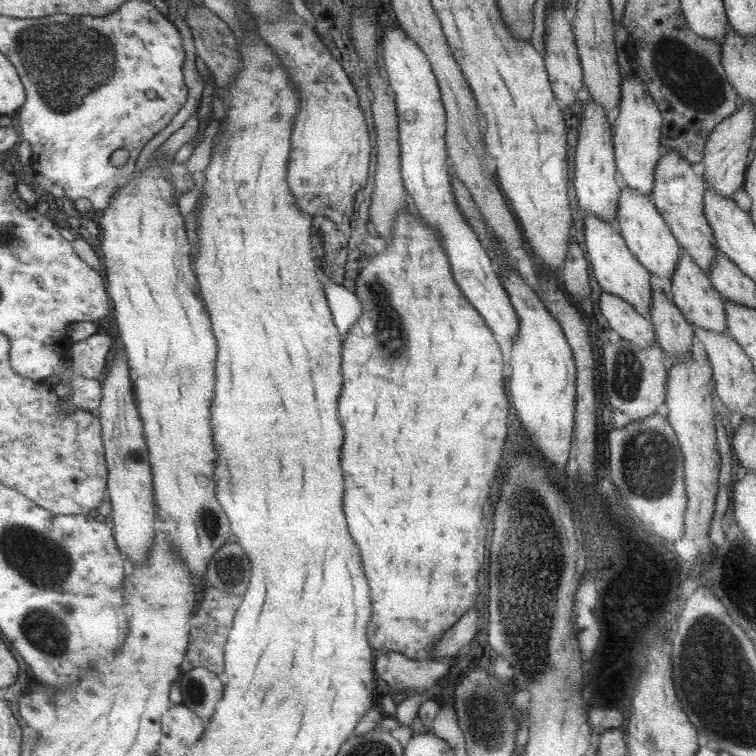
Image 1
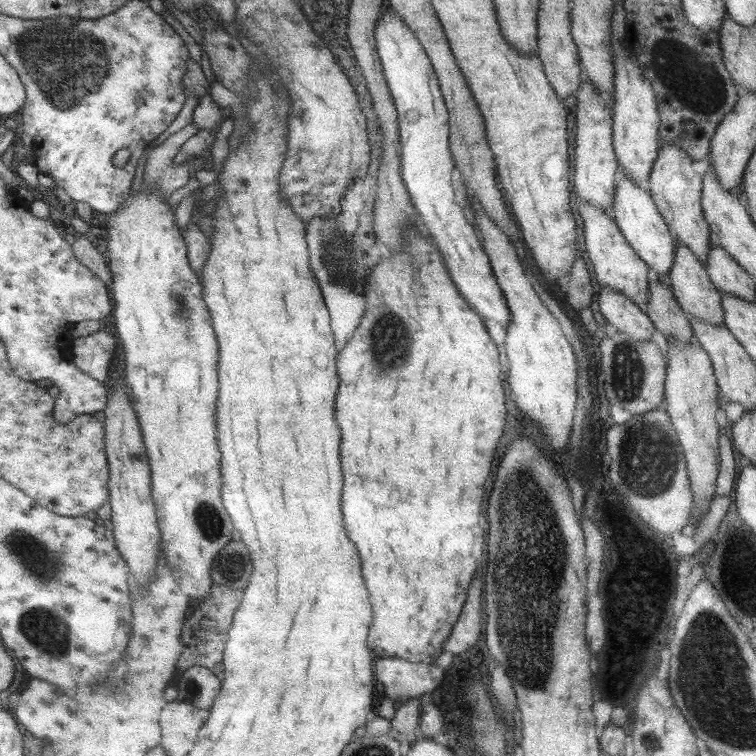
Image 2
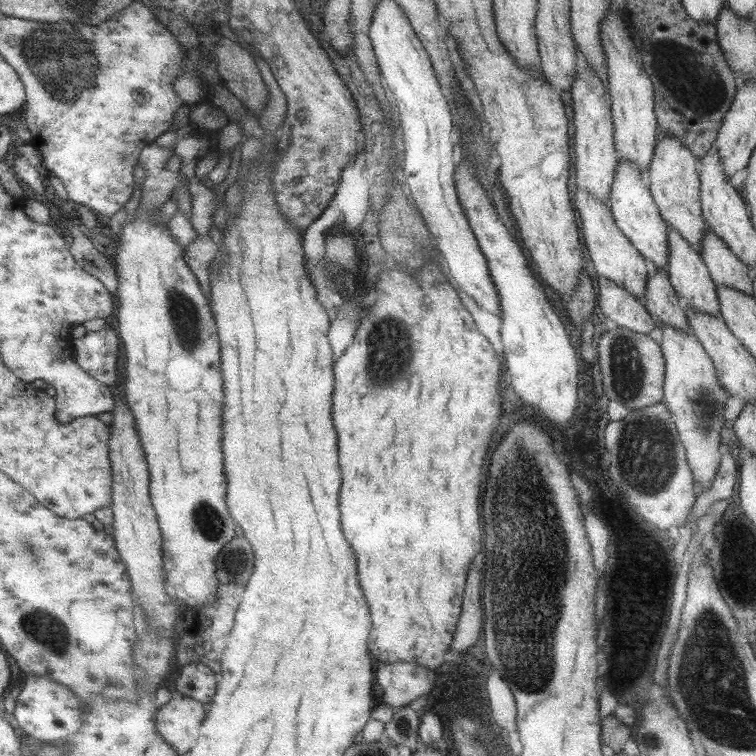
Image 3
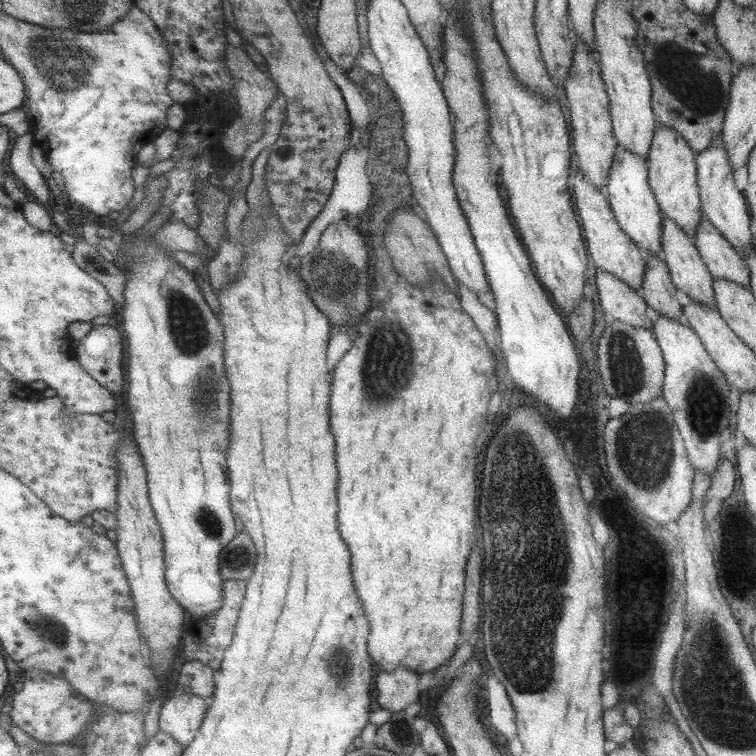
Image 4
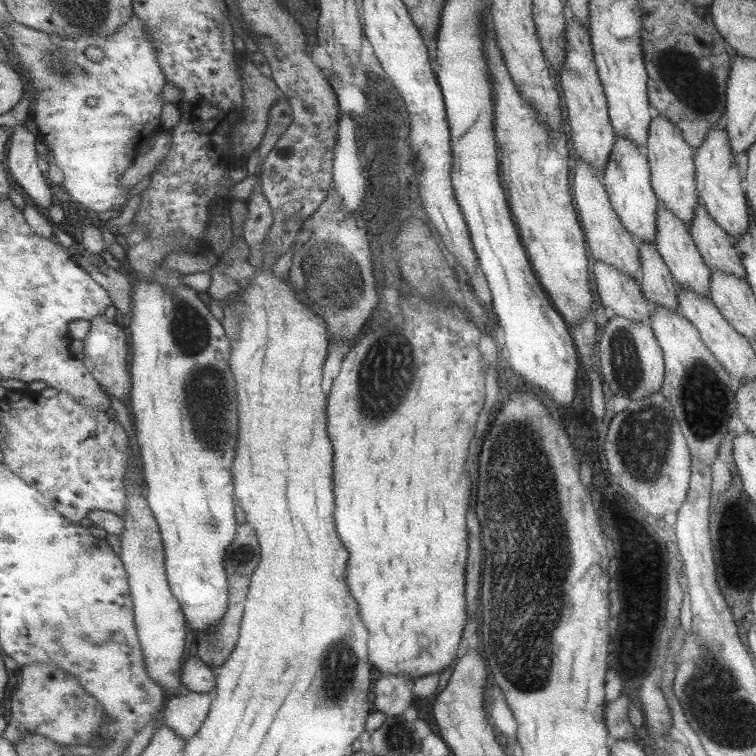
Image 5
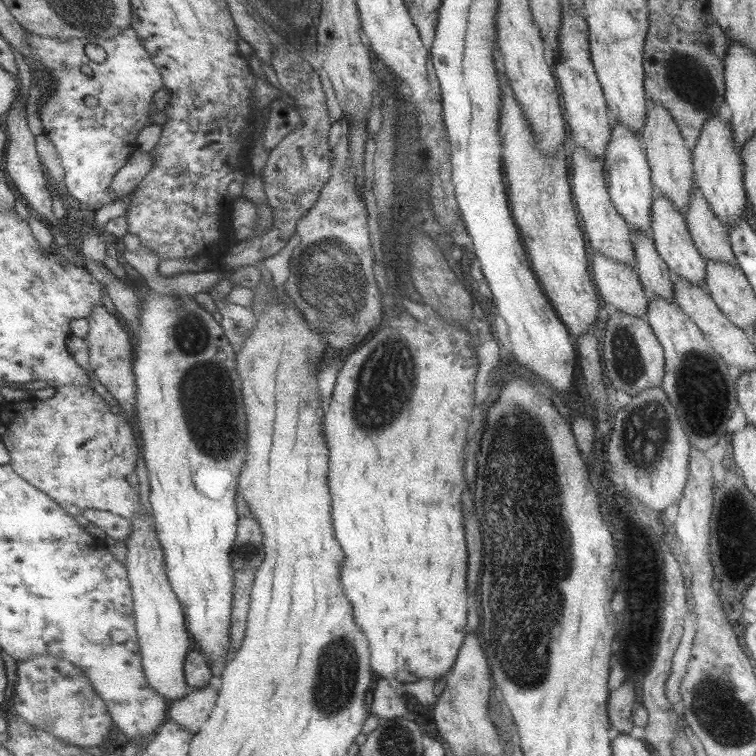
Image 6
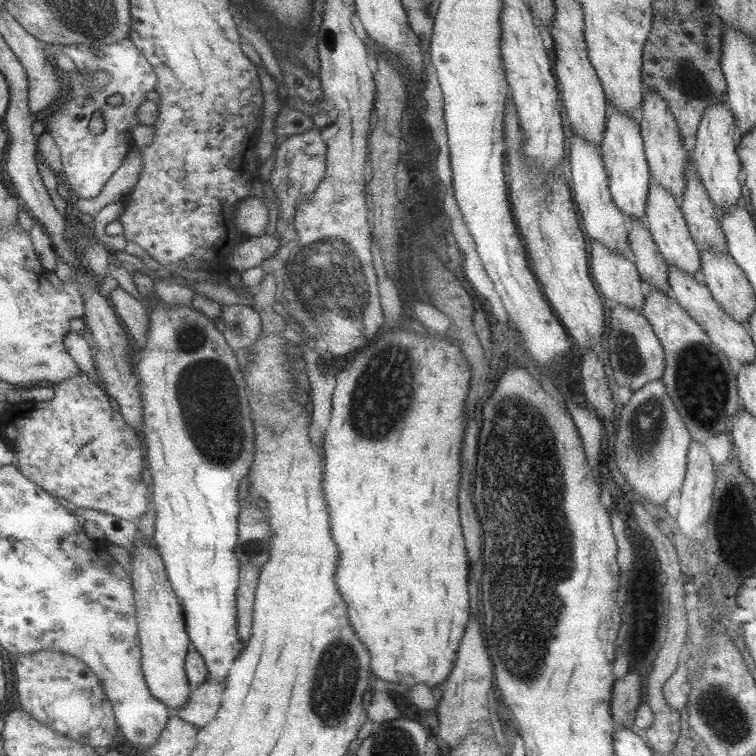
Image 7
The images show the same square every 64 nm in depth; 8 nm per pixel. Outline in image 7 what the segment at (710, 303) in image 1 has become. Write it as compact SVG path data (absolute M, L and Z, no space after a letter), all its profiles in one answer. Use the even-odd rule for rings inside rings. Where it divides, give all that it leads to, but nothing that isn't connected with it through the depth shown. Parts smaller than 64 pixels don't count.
M653 179L650 182L650 186L648 186L646 210L642 222L651 233L658 252L660 252L668 266L680 268L685 273L699 277L701 250L698 249L694 238L690 235L684 213L679 207L679 200L676 199L674 194L670 194L664 186L654 182Z

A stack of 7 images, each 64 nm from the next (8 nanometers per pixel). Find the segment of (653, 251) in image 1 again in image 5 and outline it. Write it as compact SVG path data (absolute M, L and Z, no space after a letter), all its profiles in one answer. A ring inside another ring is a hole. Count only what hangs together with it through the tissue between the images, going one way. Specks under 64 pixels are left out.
M616 134L616 142L612 146L612 152L608 156L606 168L600 178L624 229L638 242L649 243L655 248L656 210L658 210L659 200L652 188L651 170L645 151L636 146L632 140L620 138Z

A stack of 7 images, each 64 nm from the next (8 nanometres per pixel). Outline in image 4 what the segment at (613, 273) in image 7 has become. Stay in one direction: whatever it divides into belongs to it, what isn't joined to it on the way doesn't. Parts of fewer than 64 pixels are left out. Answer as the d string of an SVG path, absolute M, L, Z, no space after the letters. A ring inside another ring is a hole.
M597 268L596 284L600 306L604 312L609 312L616 321L624 322L634 328L650 328L655 322L655 316L641 293L636 292L632 286L616 278L614 274L604 272Z

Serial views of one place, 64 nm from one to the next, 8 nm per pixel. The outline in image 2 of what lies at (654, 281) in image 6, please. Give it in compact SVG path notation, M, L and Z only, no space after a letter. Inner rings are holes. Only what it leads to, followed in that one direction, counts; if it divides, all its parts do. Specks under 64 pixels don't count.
M663 281L649 284L646 314L668 340L672 338L680 344L688 344L695 334L690 321L686 318L686 313L680 308L673 292L670 292L669 286Z

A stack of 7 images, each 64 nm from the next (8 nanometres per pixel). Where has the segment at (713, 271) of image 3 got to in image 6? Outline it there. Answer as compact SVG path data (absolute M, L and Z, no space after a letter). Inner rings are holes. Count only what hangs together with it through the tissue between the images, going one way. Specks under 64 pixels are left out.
M694 186L688 212L684 212L687 228L700 255L713 262L739 267L729 240L729 230L724 222L712 212L702 190Z

